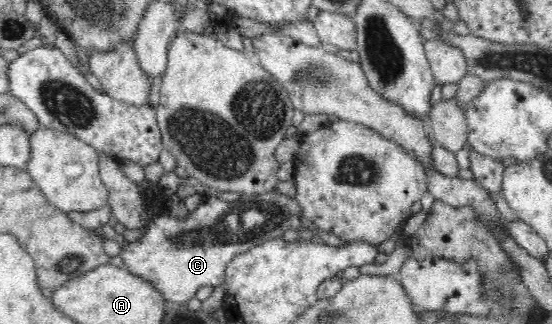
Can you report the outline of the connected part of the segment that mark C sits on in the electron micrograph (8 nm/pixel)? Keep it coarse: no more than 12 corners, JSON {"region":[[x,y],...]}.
{"region":[[276,190],[150,219],[124,268],[167,302],[225,285],[227,263],[301,226]]}

